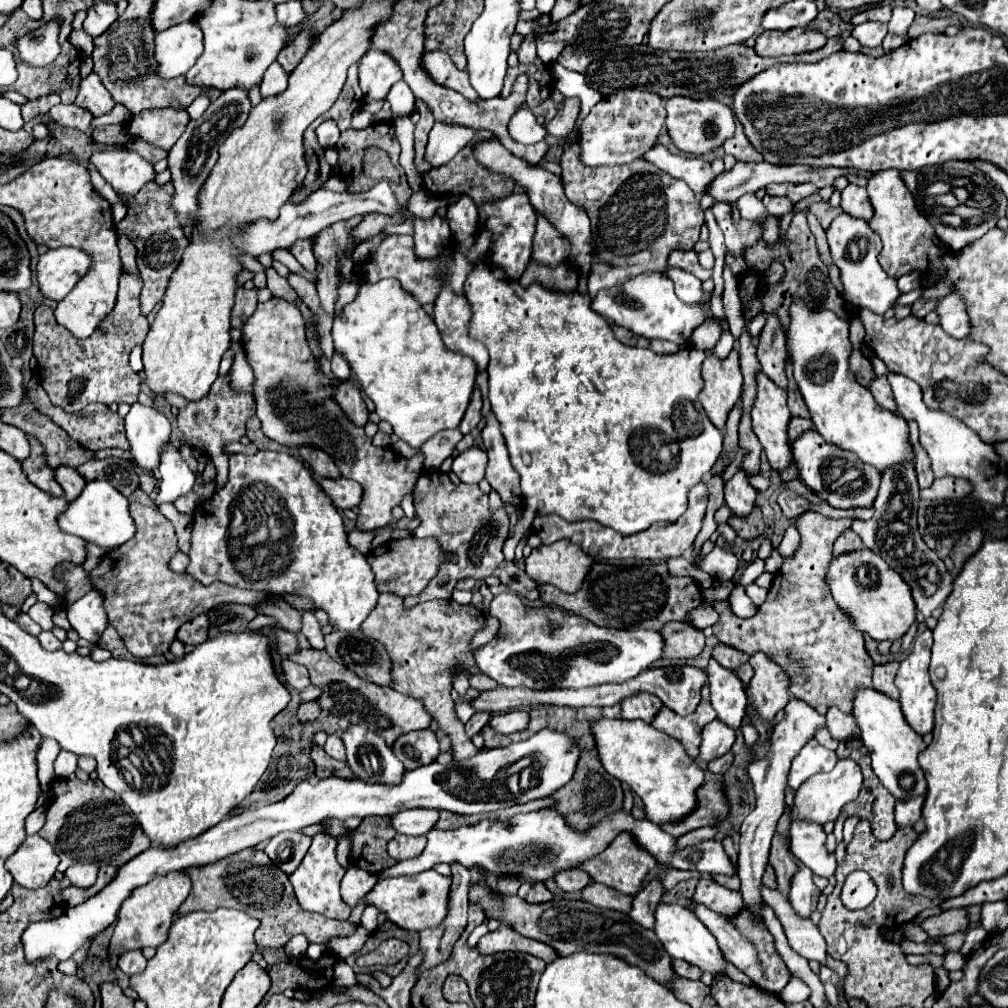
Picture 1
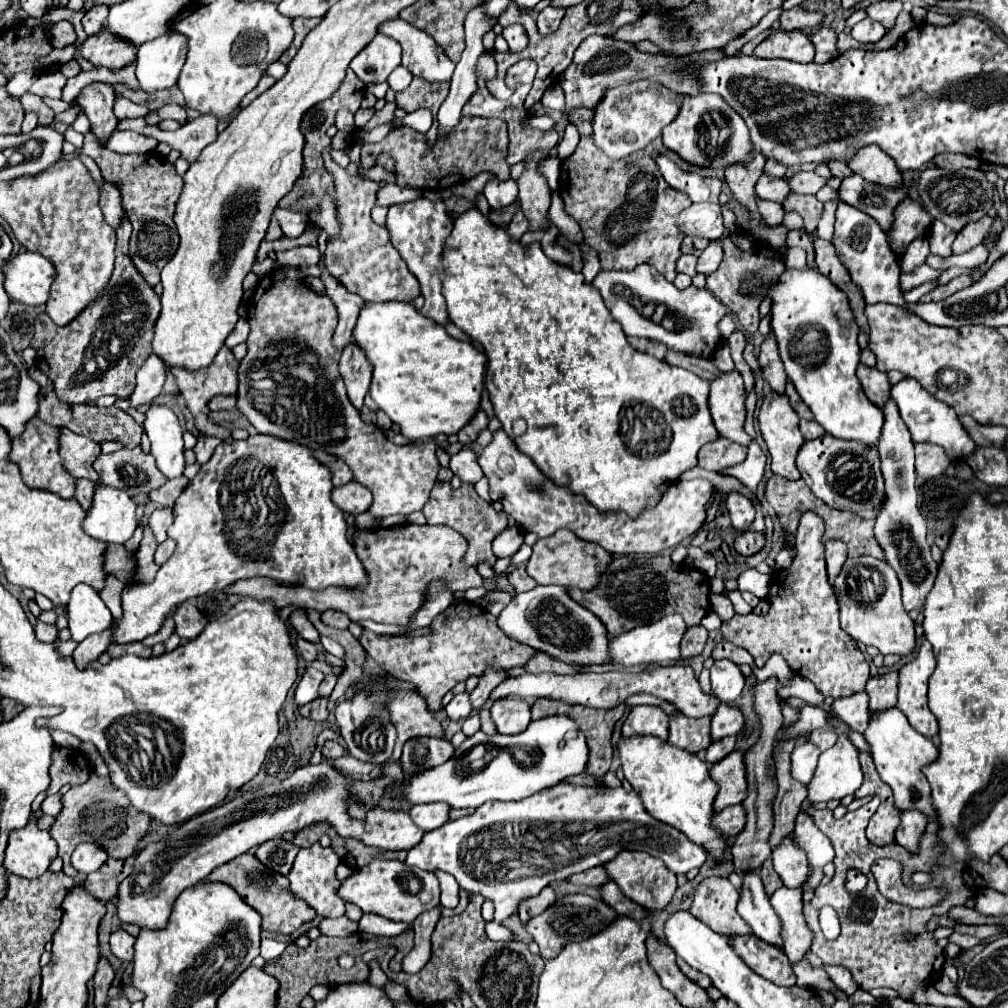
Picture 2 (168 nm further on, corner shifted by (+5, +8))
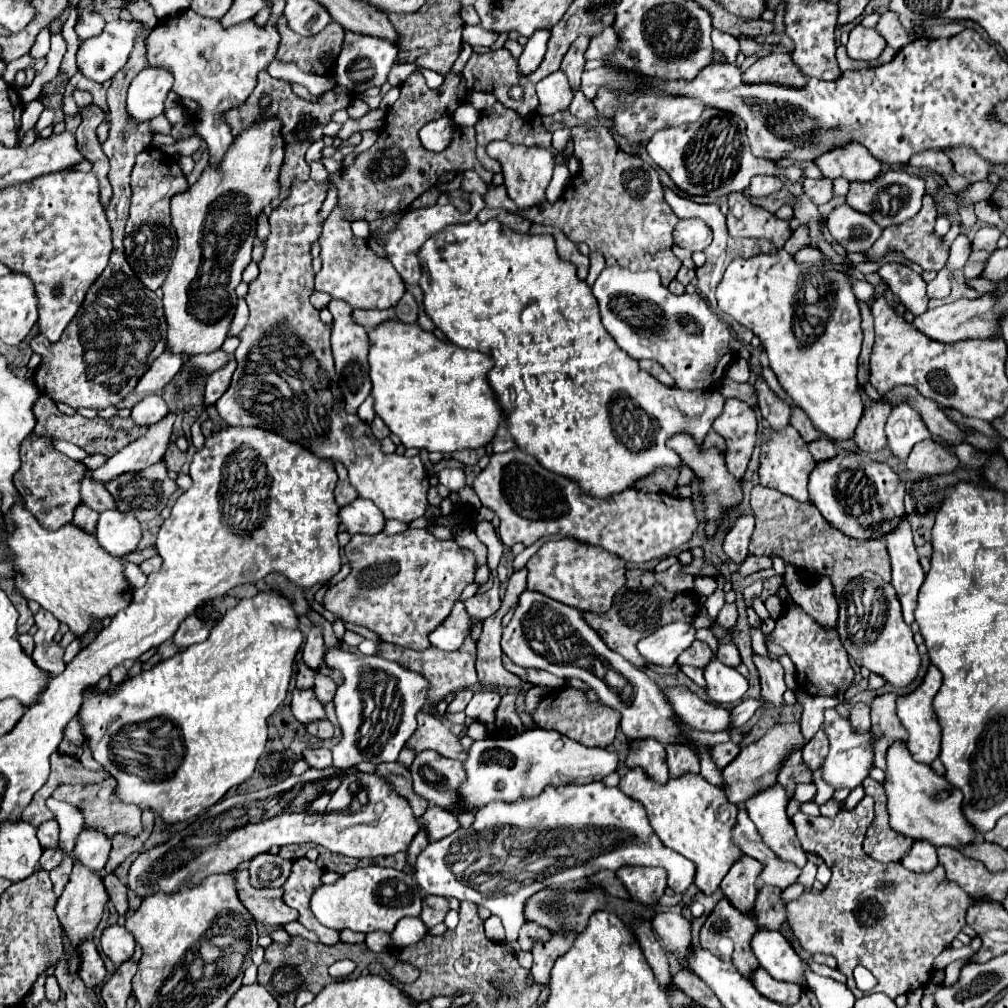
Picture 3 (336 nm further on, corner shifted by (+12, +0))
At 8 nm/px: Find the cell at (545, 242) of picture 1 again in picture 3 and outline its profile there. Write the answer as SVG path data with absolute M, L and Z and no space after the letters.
M490 142L486 152L488 152L488 156L492 156L494 160L498 160L502 164L502 176L506 176L504 186L508 188L508 196L520 208L528 208L528 206L540 204L544 200L546 186L550 184L550 178L552 178L554 166L556 166L556 154L550 148L522 146L522 144L510 144L510 142Z

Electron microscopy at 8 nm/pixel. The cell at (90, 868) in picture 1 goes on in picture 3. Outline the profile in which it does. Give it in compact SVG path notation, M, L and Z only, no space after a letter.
M84 830L74 846L72 856L84 866L100 872L112 850L112 840L102 830Z

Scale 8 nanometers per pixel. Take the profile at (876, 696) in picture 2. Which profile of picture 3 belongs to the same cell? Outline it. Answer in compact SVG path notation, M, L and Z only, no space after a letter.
M884 694L872 702L872 734L876 734L876 766L886 770L886 752L894 742L908 742L908 732L896 716L896 696Z

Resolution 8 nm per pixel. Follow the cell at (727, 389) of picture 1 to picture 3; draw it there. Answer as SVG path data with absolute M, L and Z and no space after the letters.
M728 398L724 414L712 426L726 440L726 468L736 478L742 478L750 462L752 450L758 444L758 420L754 410L734 398Z

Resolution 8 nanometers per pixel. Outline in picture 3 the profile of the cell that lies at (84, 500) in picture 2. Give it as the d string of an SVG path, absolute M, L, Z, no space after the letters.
M80 504L74 512L74 520L72 520L80 530L86 530L88 534L94 534L96 530L96 522L98 522L98 514L94 510L90 510L88 506Z

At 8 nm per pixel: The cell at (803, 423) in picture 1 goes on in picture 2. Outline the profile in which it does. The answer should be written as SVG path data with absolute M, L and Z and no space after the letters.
M801 420L801 422L799 422L799 430L801 430L801 434L805 436L805 440L819 438L819 436L823 436L823 432L825 432L815 420Z

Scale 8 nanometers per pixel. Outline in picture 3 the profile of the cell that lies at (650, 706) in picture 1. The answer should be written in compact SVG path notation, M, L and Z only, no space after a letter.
M640 740L638 750L628 750L626 758L628 768L642 768L648 778L652 778L658 784L668 782L668 766L666 766L666 750L656 740Z

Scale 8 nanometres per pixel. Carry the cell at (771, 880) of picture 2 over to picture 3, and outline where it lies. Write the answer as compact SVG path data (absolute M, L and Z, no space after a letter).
M762 886L754 904L754 918L756 924L768 930L780 930L786 922L786 904L782 900L782 890L774 886Z

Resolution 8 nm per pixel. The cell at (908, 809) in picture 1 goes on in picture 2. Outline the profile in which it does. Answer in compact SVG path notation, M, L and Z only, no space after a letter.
M905 810L901 812L901 824L895 832L895 840L901 846L907 846L907 850L917 850L919 836L923 834L927 824L927 816L919 810Z

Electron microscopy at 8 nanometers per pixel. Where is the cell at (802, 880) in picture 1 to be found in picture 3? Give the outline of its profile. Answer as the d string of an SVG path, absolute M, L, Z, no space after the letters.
M776 782L774 786L770 786L766 790L760 790L752 798L748 798L748 802L744 802L744 808L746 808L750 820L756 824L762 840L776 852L776 856L780 860L794 862L798 868L804 868L804 864L806 864L806 852L802 850L802 846L800 846L798 838L796 838L794 826L792 826L792 822L786 816L786 804L788 804L788 800L790 798L788 798L786 790Z

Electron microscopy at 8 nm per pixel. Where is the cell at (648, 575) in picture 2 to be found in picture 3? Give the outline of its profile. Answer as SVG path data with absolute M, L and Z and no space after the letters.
M628 570L628 582L624 590L616 596L616 602L612 604L612 610L608 614L582 614L584 620L598 632L598 636L618 654L622 654L630 664L638 668L646 668L648 660L638 654L636 644L656 632L660 626L670 622L690 622L698 612L696 598L692 594L670 594L664 590L660 582L656 582L654 572L650 570Z

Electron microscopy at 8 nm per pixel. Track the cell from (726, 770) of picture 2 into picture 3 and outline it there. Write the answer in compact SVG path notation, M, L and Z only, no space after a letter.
M800 722L776 724L758 742L752 742L748 746L744 746L742 752L722 770L722 774L726 778L726 784L728 784L726 798L732 804L742 806L748 800L748 796L754 794L754 790L764 790L764 788L772 786L772 782L776 782L776 776L778 776L780 768L790 758L790 754L796 752L796 750L802 750L806 744L808 744L808 740L800 732Z

